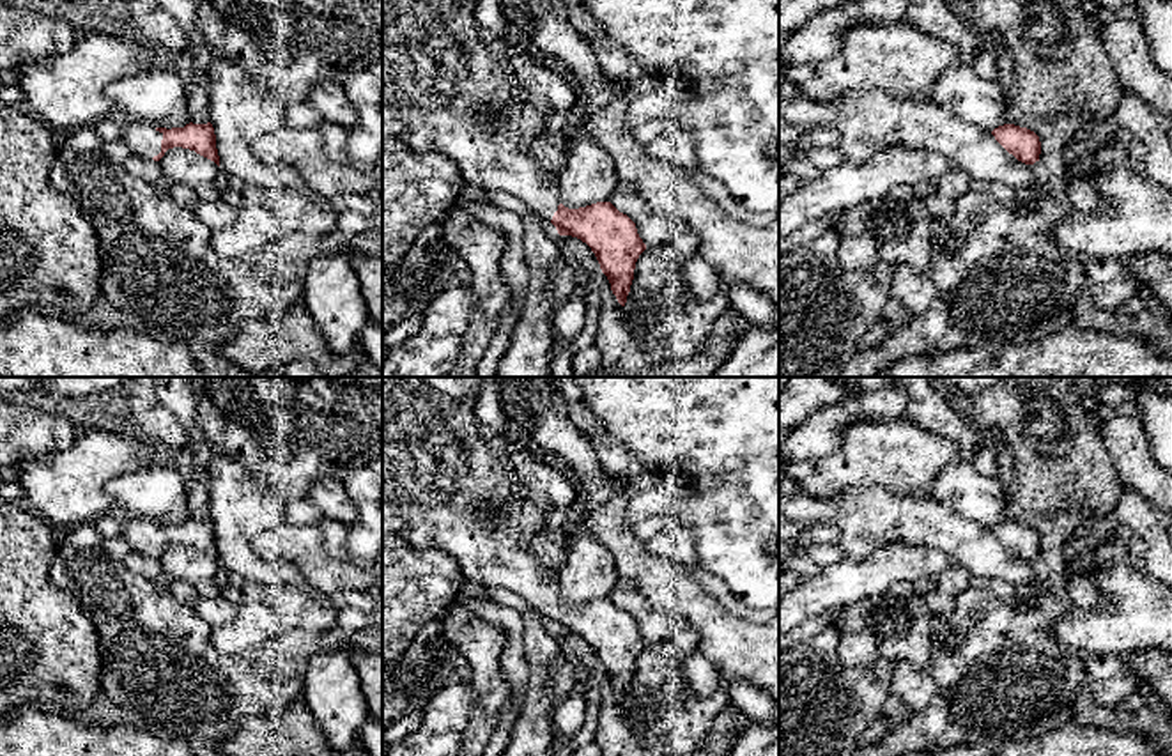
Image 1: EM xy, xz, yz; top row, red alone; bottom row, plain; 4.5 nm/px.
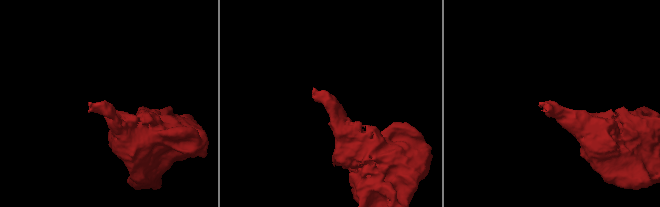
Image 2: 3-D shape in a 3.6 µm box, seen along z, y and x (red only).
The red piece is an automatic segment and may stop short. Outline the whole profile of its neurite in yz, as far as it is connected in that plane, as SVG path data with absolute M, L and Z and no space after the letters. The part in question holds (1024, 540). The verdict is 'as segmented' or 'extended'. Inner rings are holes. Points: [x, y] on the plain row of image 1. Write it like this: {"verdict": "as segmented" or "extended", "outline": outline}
{"verdict": "as segmented", "outline": "M1004 521L995 524L991 531L1018 558L1025 561L1039 558L1041 538L1034 528L1014 521Z"}

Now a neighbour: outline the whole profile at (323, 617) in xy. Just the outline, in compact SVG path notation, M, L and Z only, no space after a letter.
M250 582L237 606L237 616L212 629L212 644L223 653L239 655L292 630L324 632L336 625L342 604L335 598L331 606L322 606L287 582L278 588Z

